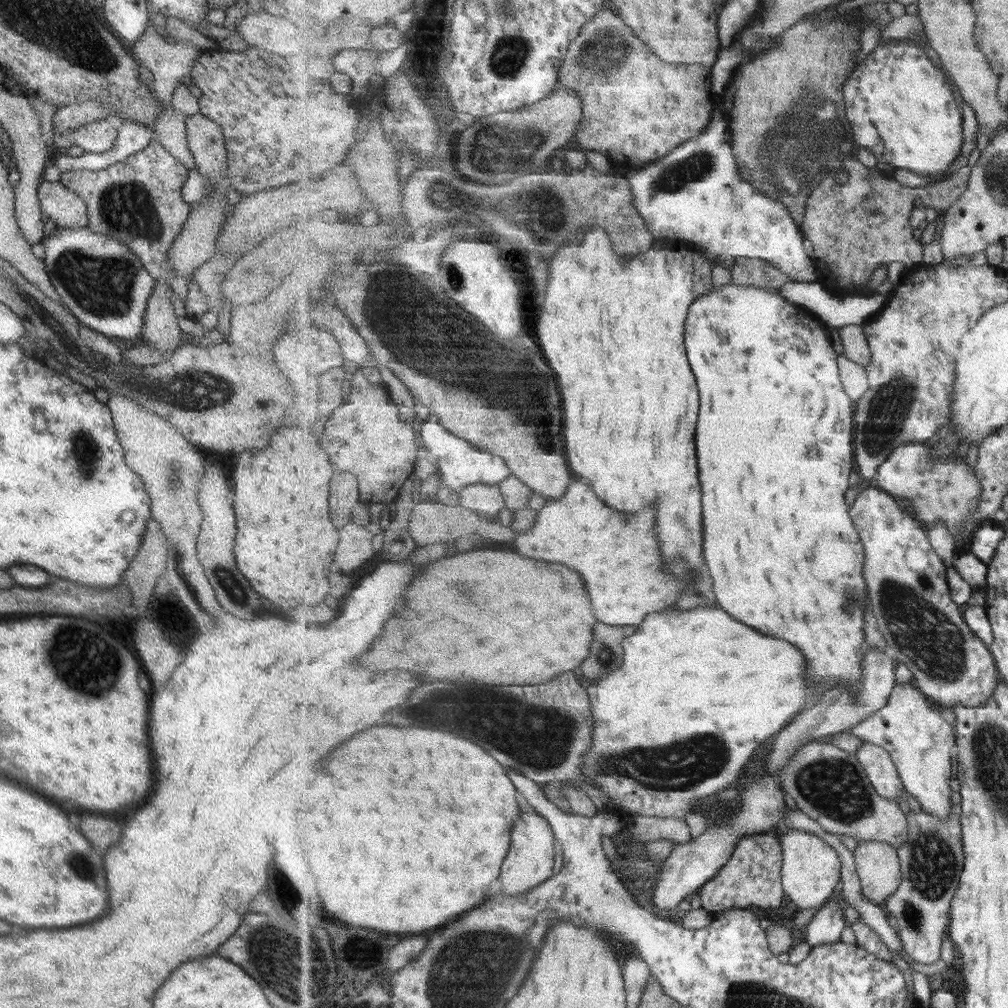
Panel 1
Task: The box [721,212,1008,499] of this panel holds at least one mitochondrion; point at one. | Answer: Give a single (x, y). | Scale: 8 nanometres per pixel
(884, 418)

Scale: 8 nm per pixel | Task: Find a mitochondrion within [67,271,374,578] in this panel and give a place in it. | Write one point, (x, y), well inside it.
(198, 390)

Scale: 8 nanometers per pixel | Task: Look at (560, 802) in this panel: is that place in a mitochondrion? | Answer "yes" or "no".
no

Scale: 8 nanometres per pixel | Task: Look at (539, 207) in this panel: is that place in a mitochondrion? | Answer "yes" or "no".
yes

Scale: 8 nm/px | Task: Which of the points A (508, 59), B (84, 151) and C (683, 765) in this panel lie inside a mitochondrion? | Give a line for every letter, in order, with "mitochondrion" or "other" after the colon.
A: mitochondrion
B: other
C: mitochondrion

